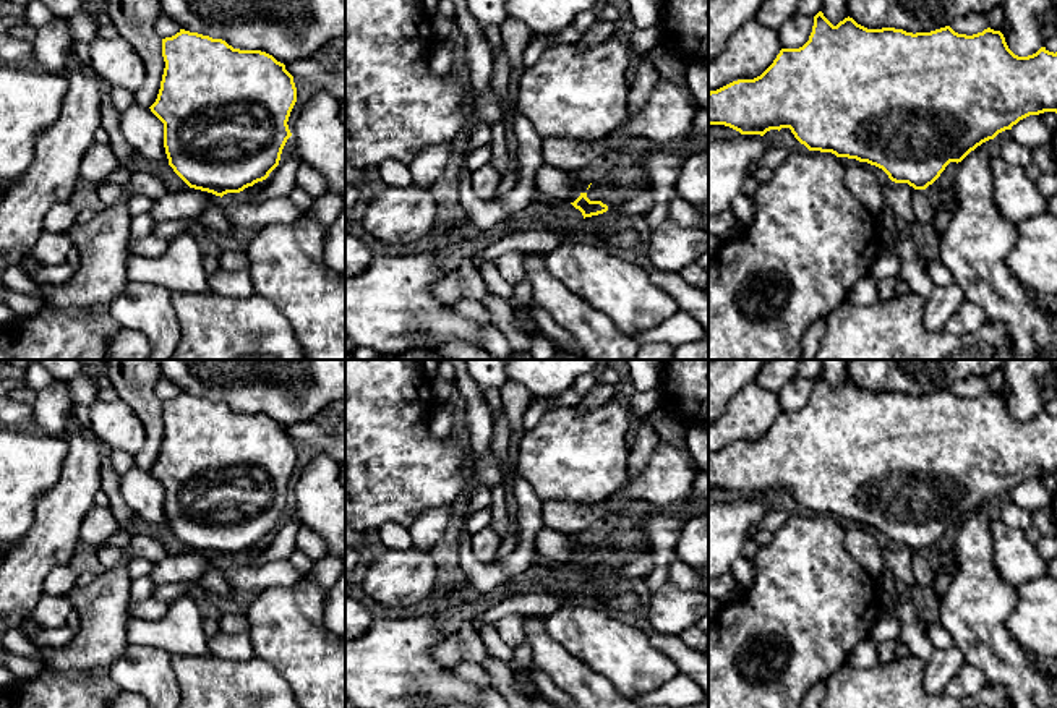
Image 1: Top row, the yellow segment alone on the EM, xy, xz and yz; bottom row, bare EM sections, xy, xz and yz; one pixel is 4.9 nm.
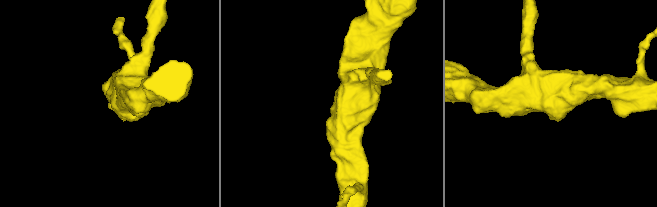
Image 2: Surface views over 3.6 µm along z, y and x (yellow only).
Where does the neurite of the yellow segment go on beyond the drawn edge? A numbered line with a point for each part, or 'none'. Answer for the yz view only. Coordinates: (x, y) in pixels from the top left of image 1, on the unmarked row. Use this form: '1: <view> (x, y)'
none

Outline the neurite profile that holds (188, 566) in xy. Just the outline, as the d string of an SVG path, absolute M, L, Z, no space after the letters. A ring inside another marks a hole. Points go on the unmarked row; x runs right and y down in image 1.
M182 552L178 556L167 556L154 564L149 578L156 585L175 582L195 582L201 577L203 570L211 564L212 556L201 552Z

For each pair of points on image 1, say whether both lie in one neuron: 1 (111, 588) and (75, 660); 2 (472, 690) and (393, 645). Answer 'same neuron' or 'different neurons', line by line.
1: same neuron
2: same neuron

